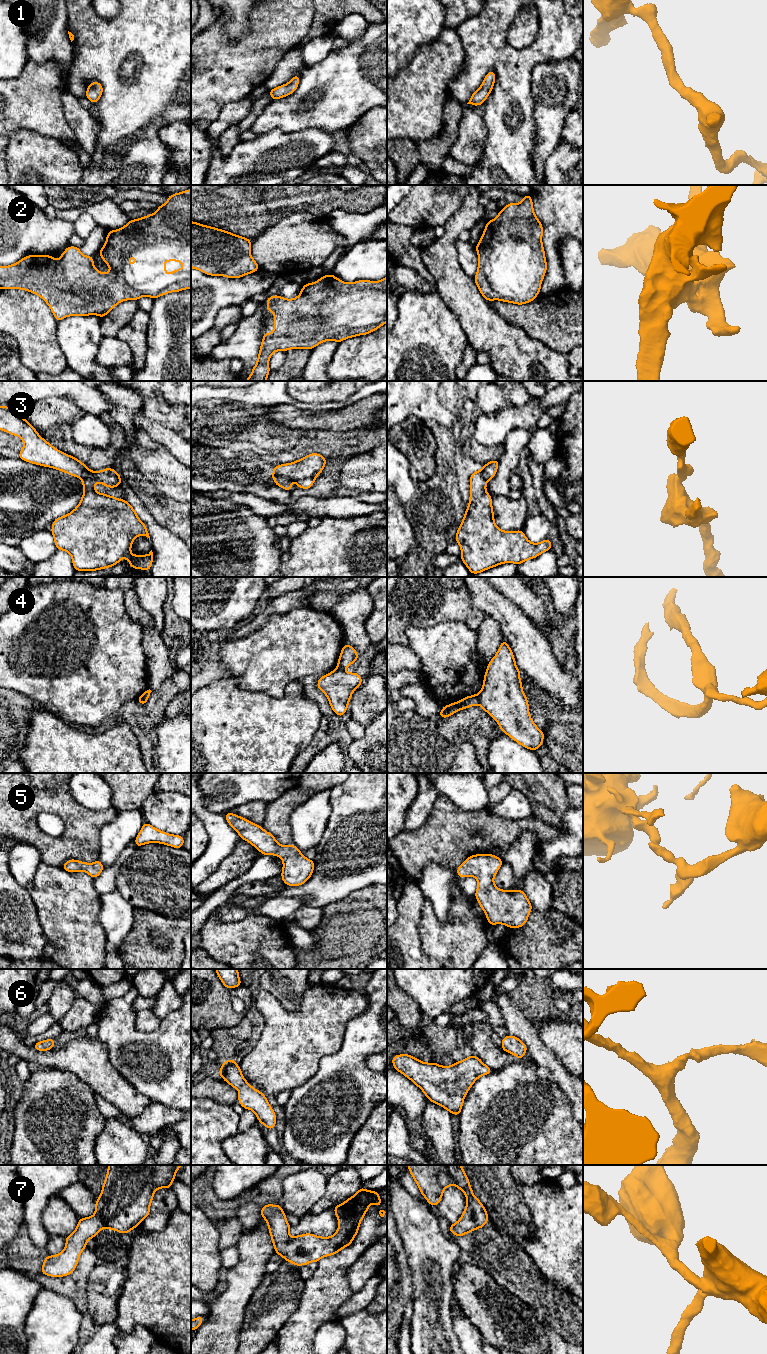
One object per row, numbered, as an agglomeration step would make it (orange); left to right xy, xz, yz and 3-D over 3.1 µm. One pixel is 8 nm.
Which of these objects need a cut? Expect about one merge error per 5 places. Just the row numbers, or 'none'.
3, 4

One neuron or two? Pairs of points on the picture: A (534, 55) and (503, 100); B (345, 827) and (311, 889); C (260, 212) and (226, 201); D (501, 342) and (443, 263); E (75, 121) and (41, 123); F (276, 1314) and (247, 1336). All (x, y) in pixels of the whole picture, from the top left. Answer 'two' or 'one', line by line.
A: one
B: one
C: one
D: one
E: two
F: one

